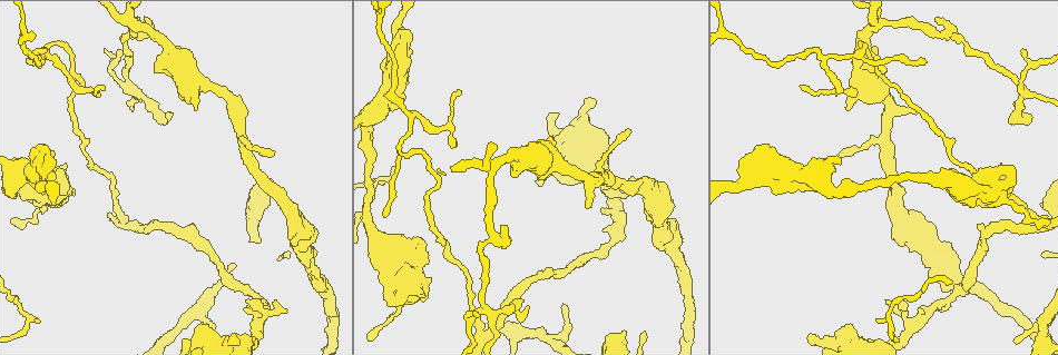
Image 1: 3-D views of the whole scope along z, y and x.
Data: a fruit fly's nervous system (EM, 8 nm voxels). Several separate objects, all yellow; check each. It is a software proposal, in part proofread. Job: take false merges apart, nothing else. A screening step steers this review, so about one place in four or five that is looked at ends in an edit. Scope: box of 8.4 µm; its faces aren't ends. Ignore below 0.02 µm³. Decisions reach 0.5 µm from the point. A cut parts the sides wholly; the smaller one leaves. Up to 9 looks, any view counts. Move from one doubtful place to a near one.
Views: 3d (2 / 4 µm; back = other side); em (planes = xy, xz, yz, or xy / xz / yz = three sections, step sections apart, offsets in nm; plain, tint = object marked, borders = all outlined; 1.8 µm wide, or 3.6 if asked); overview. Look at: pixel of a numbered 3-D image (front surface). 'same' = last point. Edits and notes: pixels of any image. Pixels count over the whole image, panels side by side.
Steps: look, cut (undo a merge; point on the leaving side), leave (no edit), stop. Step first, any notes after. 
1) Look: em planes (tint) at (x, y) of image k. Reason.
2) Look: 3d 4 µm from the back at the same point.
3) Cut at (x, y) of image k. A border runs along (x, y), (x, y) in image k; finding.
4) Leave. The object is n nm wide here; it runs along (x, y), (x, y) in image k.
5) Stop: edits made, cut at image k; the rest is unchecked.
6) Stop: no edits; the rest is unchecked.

Look: 3d 4 µm at (168, 64) of image 1.

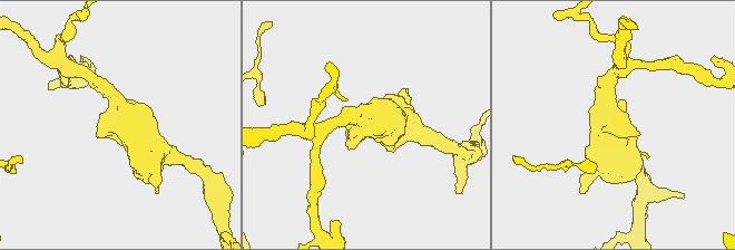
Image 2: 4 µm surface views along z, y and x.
Look: em yz step 16 (tint) at (362, 124) of image 2.

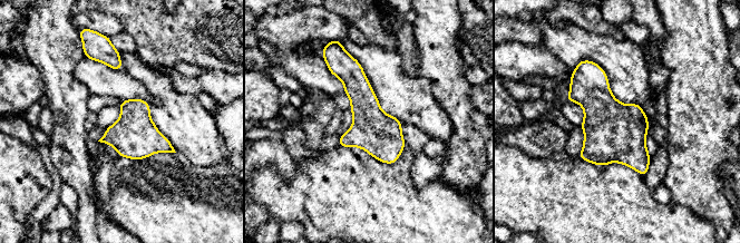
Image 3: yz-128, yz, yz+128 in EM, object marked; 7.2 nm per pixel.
Look: em planes (borders) at the same point. Cut it another way.

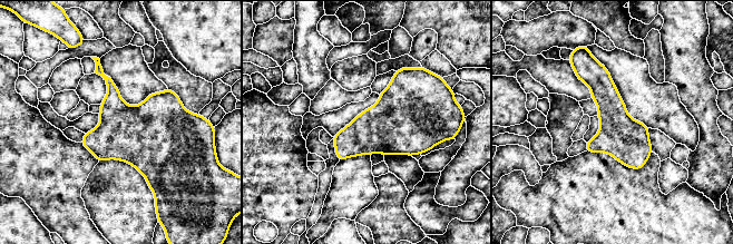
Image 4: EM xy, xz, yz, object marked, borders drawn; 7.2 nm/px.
Leave. It runs along (593, 62), (638, 166) in image 4; all the same neuron.

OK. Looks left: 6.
Look: 3d 4 µm from the back at (934, 249) of image 1. Calibre changes.

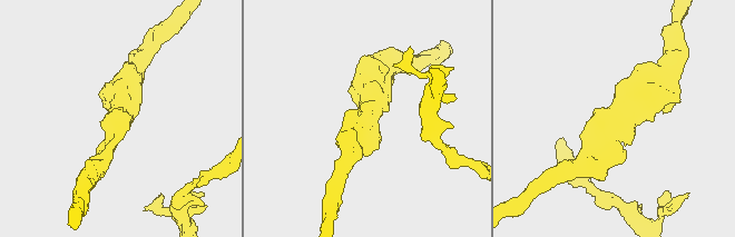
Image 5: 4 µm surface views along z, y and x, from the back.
Look: em planes (plain) at (616, 119) of image 5. Need the tissue.

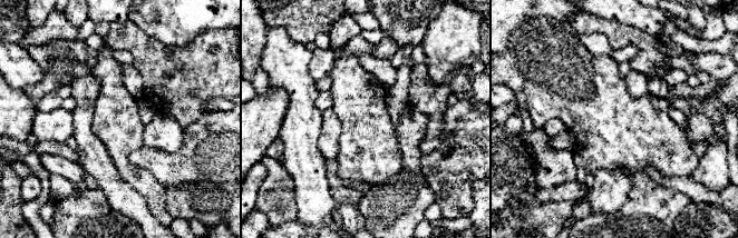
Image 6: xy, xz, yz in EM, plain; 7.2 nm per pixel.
Look: em planes (borders) at the same point. See the neighbours.

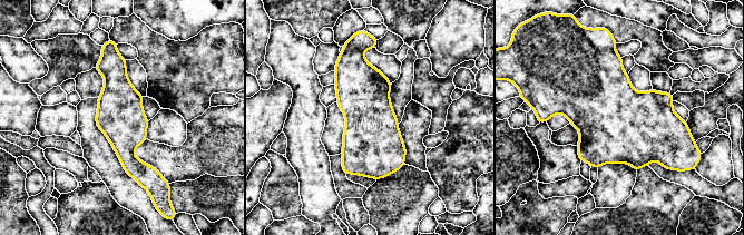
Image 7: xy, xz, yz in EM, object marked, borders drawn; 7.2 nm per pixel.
Leave. The object is 340 nm wide here; one neuron here.

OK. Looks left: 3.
Look: em 3.6 µm yz step 4 (tint) at (911, 327) of image 1. Branch point.

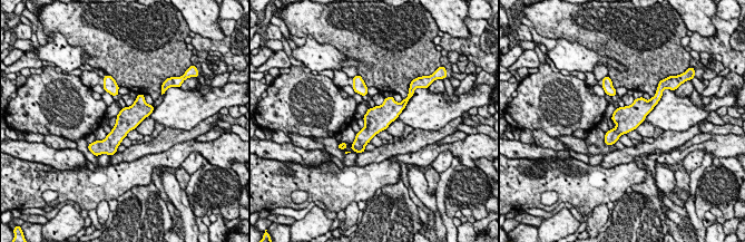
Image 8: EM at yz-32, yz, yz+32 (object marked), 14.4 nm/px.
Look: em 3.6 µm planes (tint) at the same point.

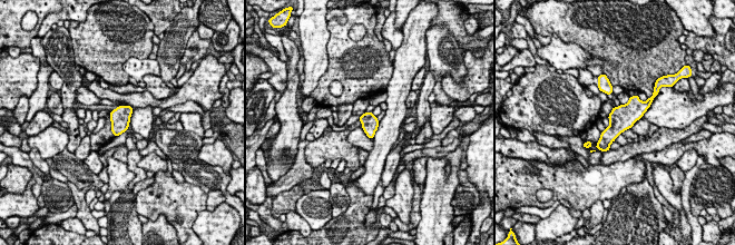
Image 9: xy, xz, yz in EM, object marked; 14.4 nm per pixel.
Leave. The object is 240 nm wide here; it runs along (646, 105), (636, 108), (599, 146) in image 9; one neuron here.

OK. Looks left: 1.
Look: em planes (tint) at (129, 225) of image 1. Abrupt turn.

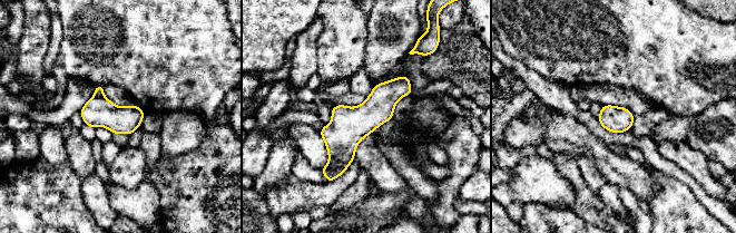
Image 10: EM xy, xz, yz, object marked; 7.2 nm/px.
Cut at (99, 89) of image 10. A border runs along (95, 95), (102, 96) in image 10; two neurons meet here.

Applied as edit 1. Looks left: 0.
Stop: edits made, cut at image 10; the rest is unchecked.

